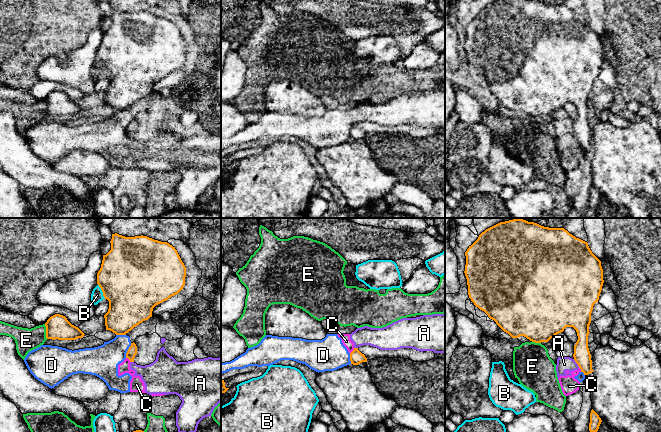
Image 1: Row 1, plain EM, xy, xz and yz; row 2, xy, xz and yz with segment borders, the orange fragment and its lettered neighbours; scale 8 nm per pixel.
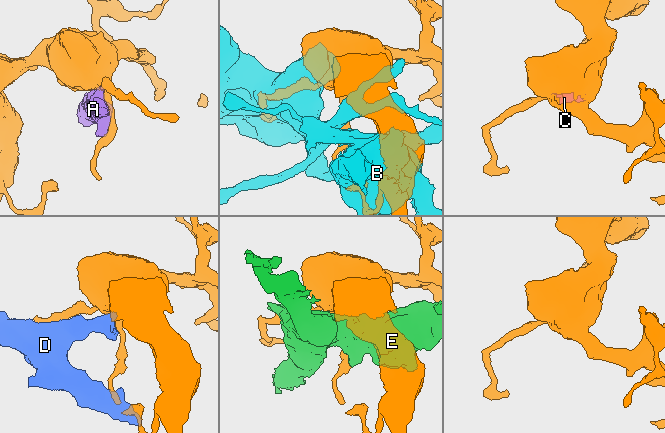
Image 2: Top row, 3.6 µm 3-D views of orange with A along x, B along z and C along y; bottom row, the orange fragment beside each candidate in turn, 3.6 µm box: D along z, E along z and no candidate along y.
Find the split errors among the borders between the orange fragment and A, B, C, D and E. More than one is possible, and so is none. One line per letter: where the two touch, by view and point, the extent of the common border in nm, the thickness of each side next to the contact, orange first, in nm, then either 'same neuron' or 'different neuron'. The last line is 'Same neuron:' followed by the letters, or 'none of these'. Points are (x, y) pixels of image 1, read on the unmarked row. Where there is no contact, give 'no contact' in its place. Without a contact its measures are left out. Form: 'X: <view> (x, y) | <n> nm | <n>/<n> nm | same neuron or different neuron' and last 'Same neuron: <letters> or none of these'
A: yz (576, 138) | 90 nm | 140/110 nm | different neuron
B: xy (102, 67) | 130 nm | 500/100 nm | different neuron
C: xy (128, 134) | 50 nm | 80/110 nm | different neuron
D: xy (128, 126) | 130 nm | 80/260 nm | different neuron
E: xy (46, 107) | 120 nm | 190/180 nm | different neuron
Same neuron: none of these

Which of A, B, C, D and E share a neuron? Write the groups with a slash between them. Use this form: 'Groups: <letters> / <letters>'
Groups: A C D / B / E

